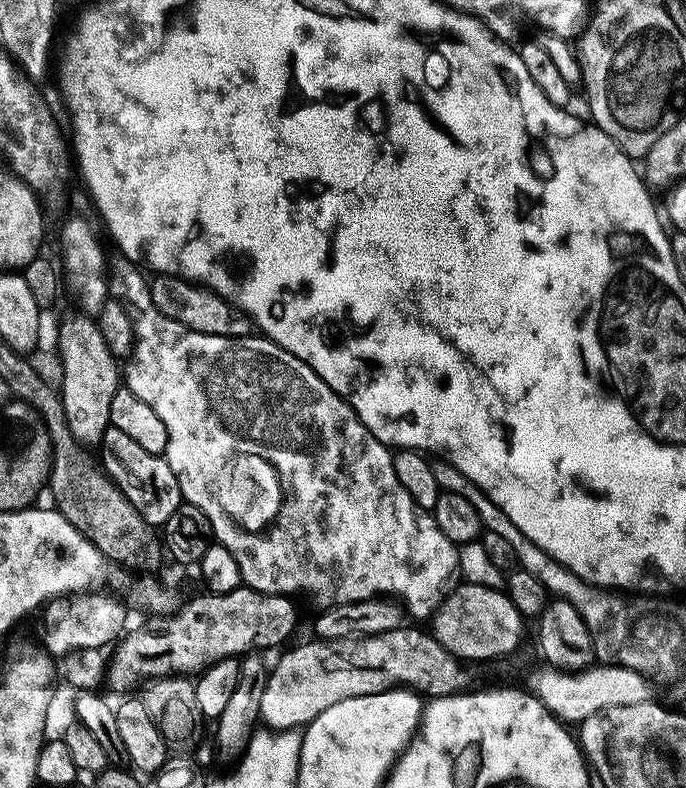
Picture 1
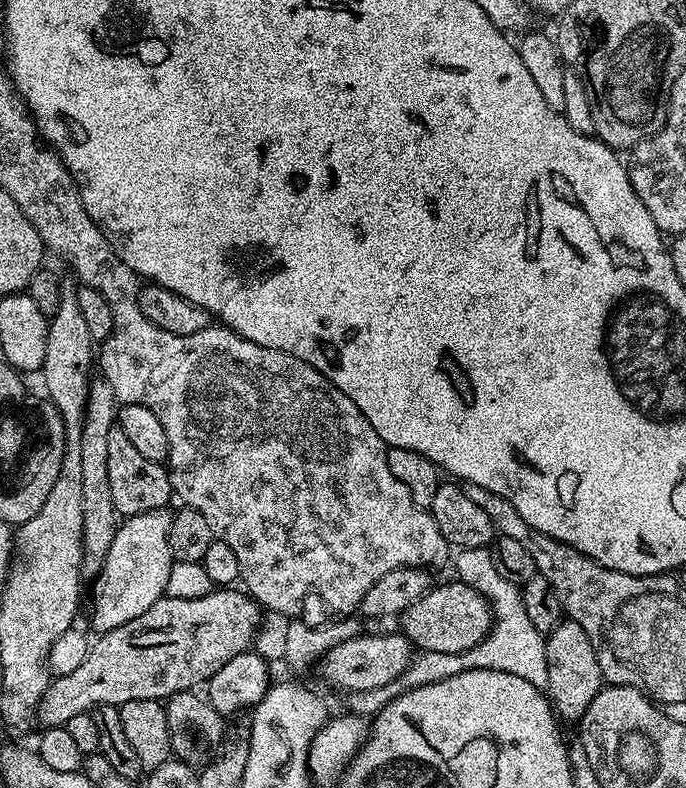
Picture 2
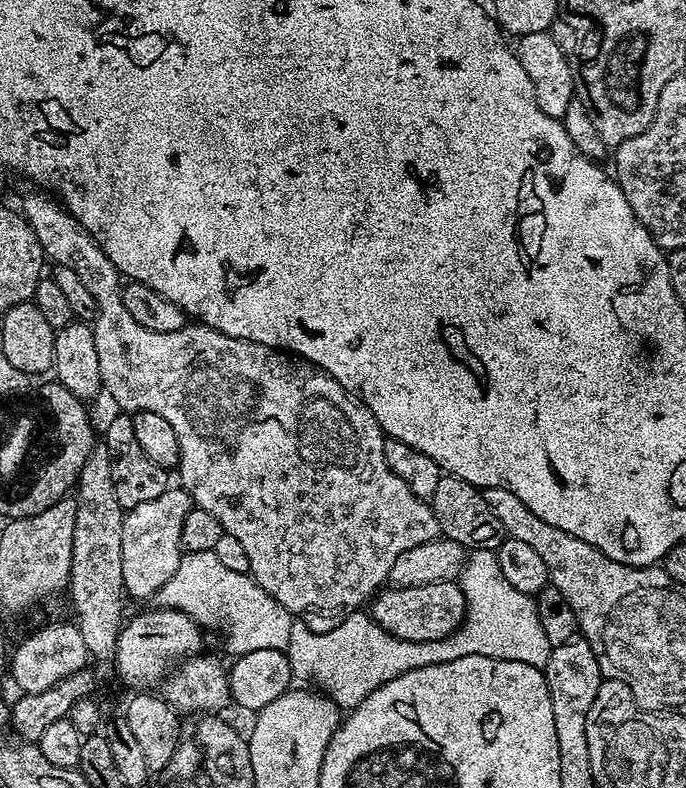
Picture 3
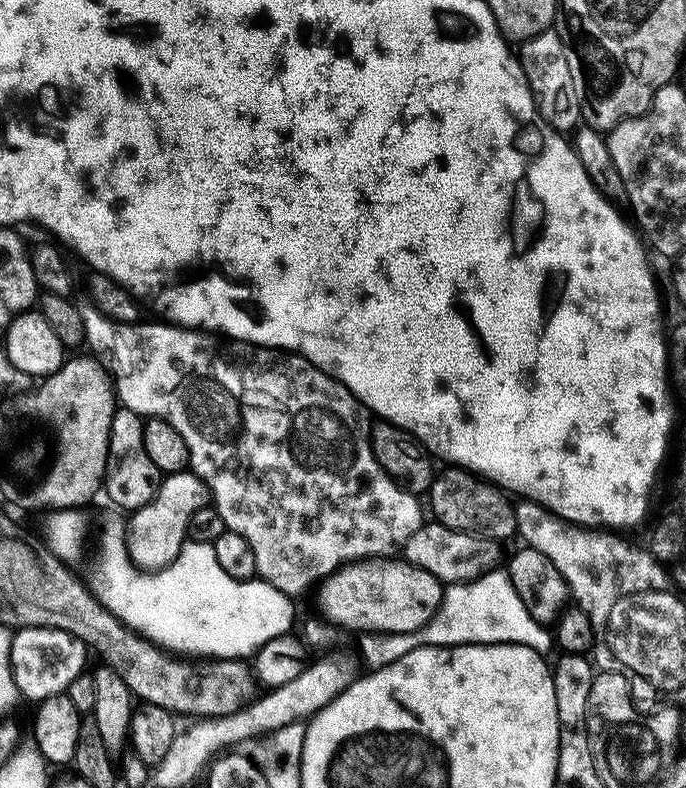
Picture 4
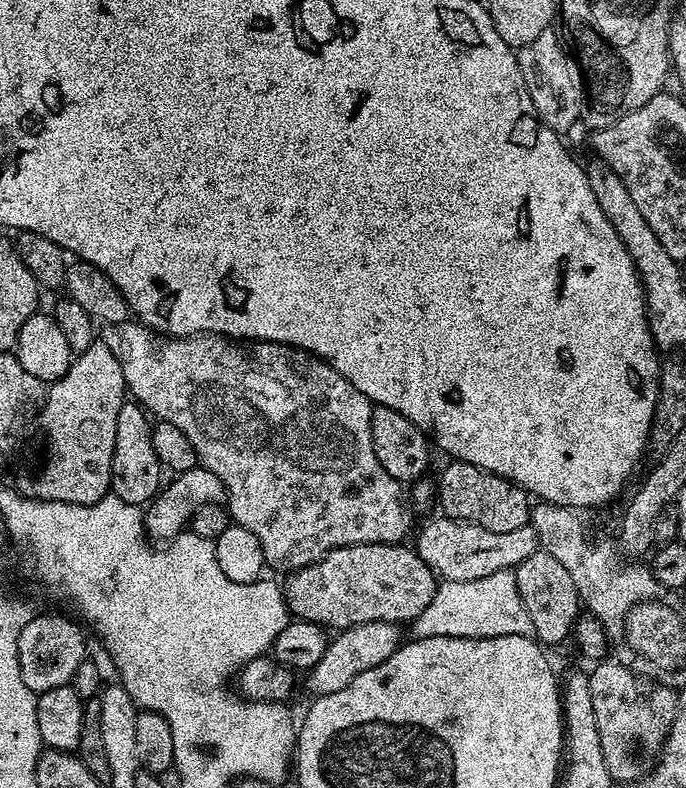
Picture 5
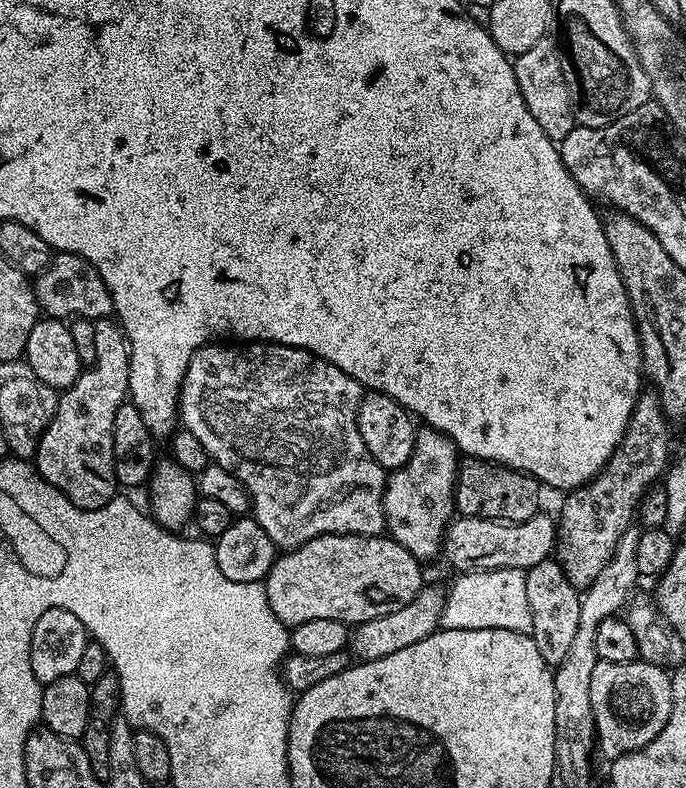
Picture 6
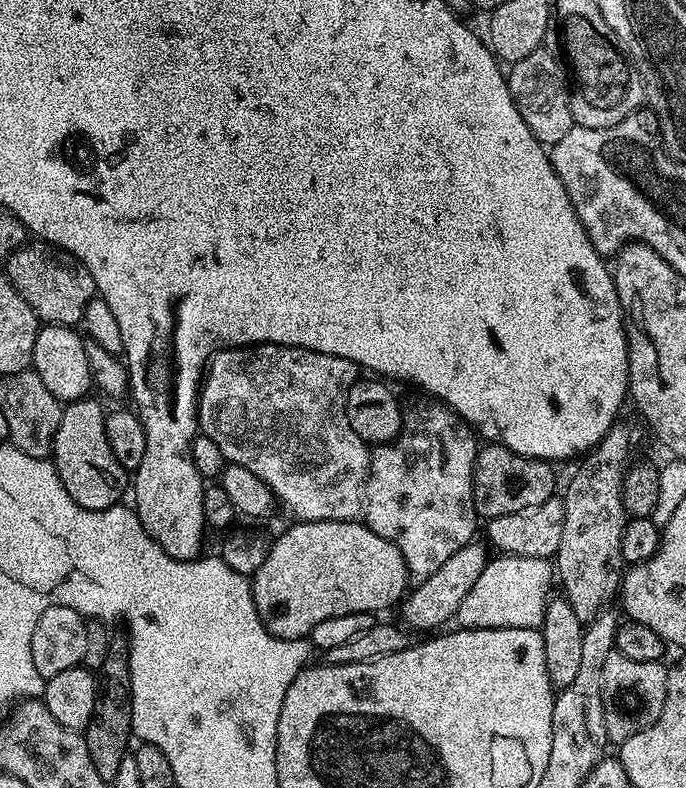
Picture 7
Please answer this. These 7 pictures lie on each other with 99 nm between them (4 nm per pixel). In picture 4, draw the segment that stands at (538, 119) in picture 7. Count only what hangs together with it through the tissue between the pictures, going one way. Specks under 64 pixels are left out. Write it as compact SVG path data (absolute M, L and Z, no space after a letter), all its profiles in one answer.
M556 30L539 32L534 38L523 41L518 48L518 59L522 70L528 79L528 85L532 96L536 99L536 109L539 110L541 118L551 128L555 128L561 134L568 134L581 123L580 108L584 104L584 90L586 87L586 73L580 63L579 56L571 47L564 45L565 37L559 36Z

